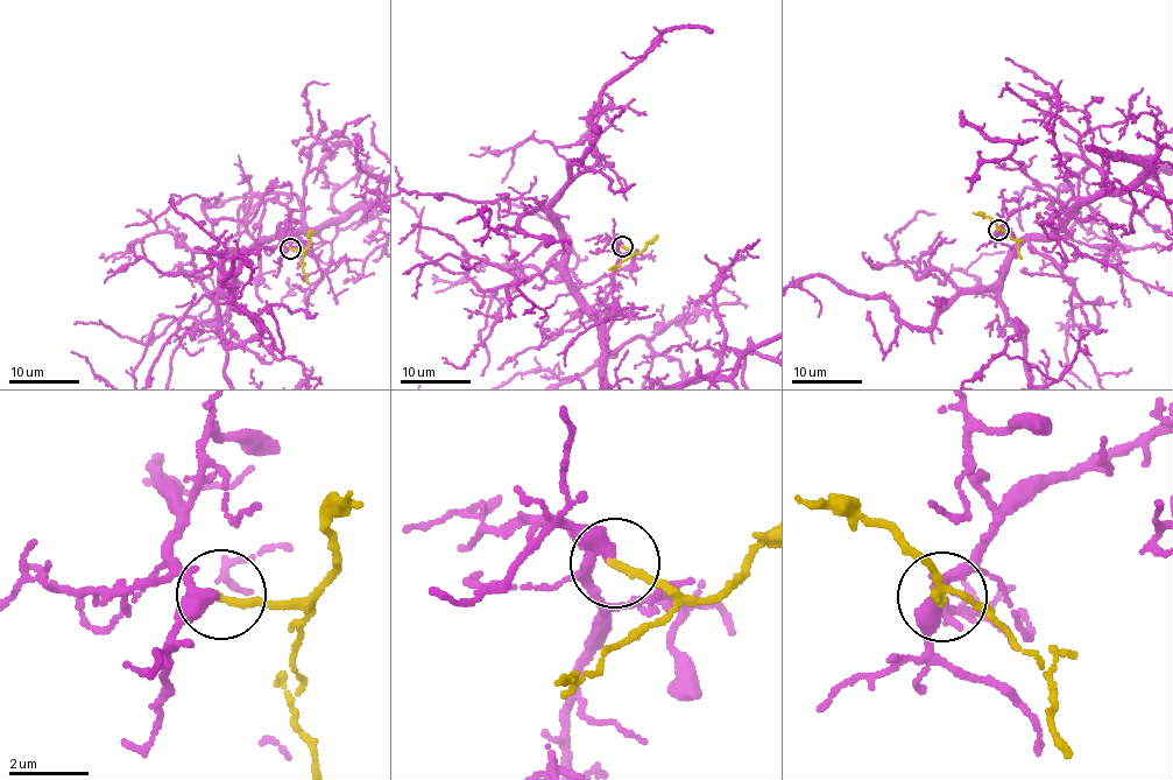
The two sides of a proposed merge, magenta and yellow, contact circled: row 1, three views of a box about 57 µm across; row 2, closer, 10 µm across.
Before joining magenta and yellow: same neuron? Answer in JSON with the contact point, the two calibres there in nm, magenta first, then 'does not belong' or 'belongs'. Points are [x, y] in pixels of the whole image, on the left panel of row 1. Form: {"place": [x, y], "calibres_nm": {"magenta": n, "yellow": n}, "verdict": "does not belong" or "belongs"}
{"place": [290, 248], "calibres_nm": {"magenta": 320, "yellow": 200}, "verdict": "belongs"}

